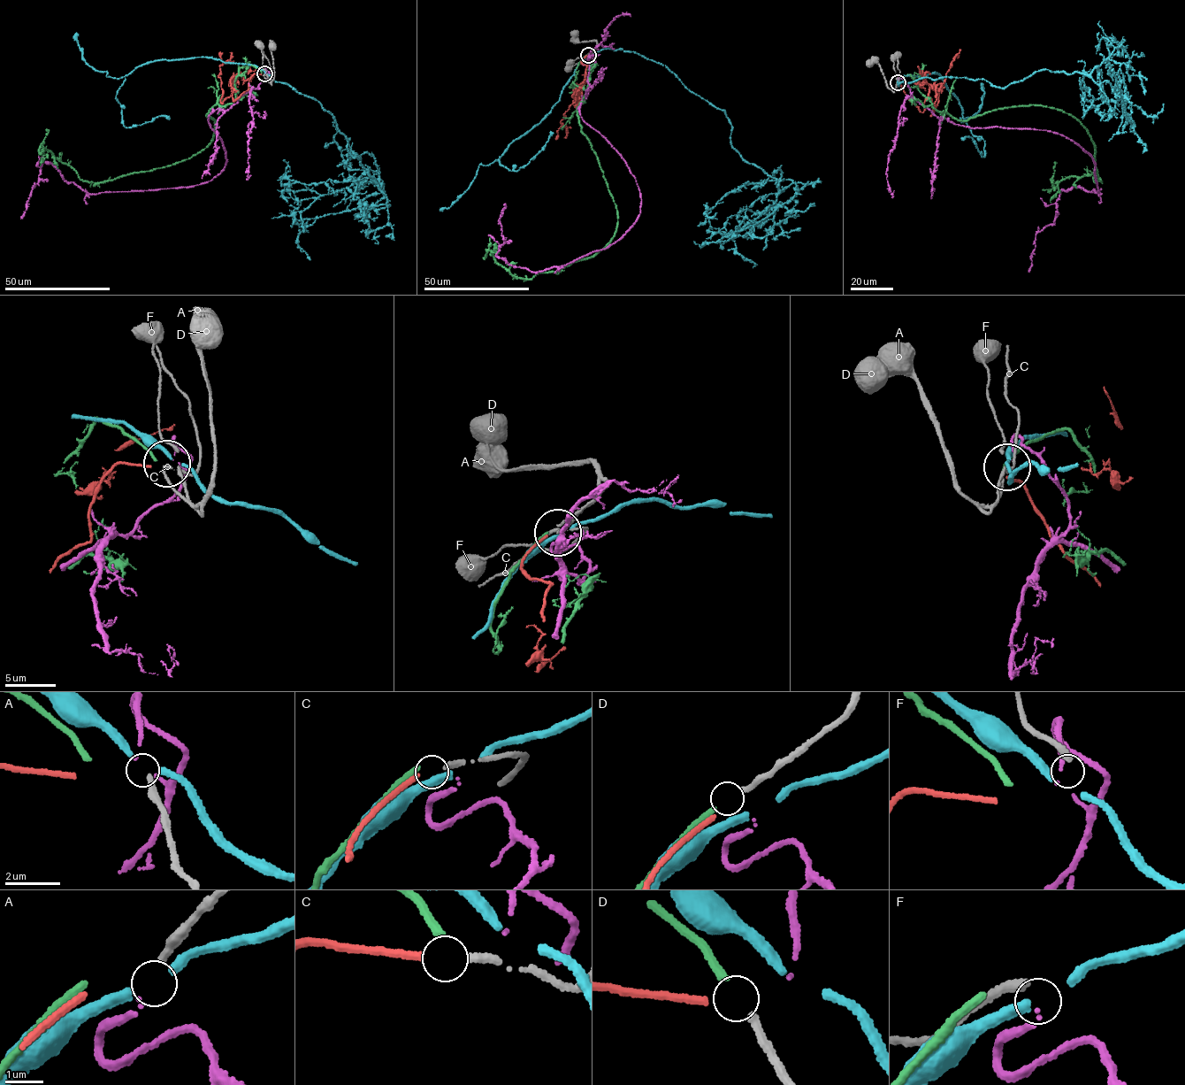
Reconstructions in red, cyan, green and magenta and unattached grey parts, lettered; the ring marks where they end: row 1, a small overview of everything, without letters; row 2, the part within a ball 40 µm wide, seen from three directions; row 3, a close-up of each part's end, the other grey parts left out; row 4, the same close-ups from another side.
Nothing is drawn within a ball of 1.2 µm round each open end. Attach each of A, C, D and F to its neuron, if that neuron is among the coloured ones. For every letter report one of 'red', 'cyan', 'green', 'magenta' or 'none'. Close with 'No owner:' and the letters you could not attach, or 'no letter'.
A: magenta
C: red
D: green
F: none
No owner: F

